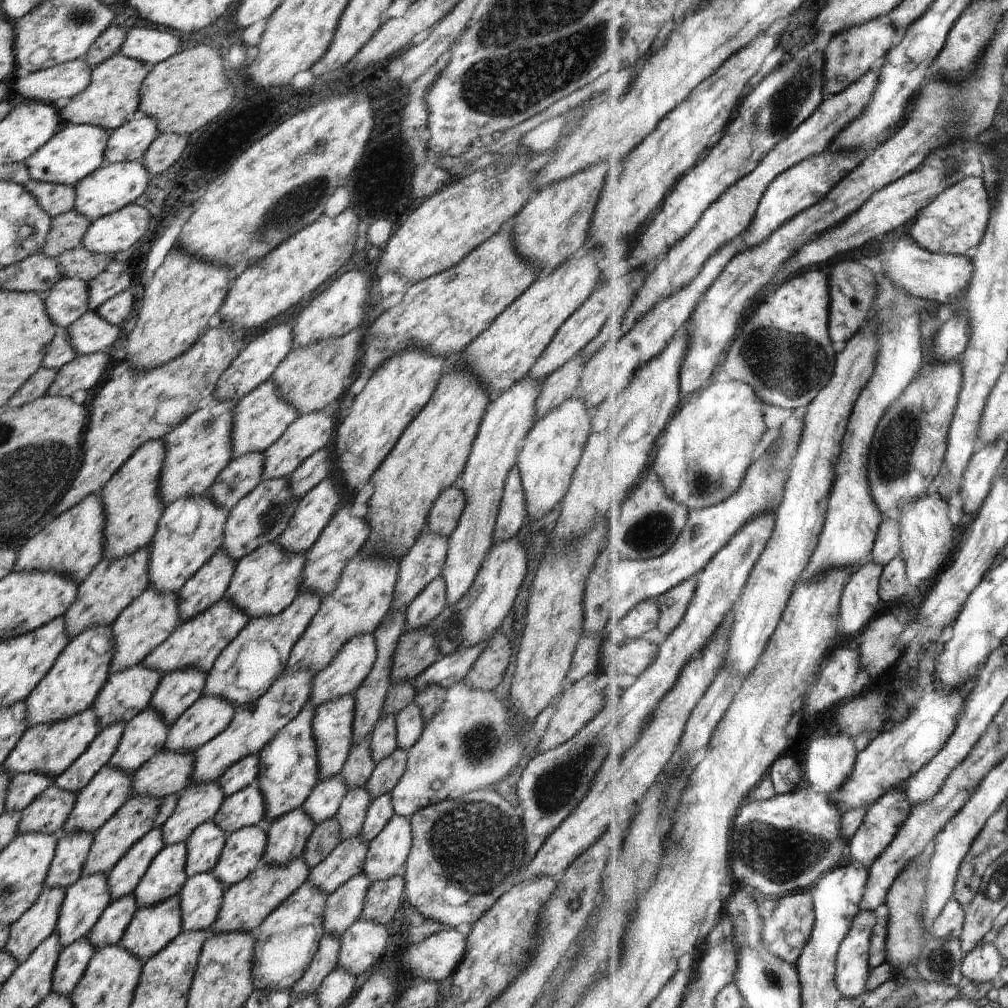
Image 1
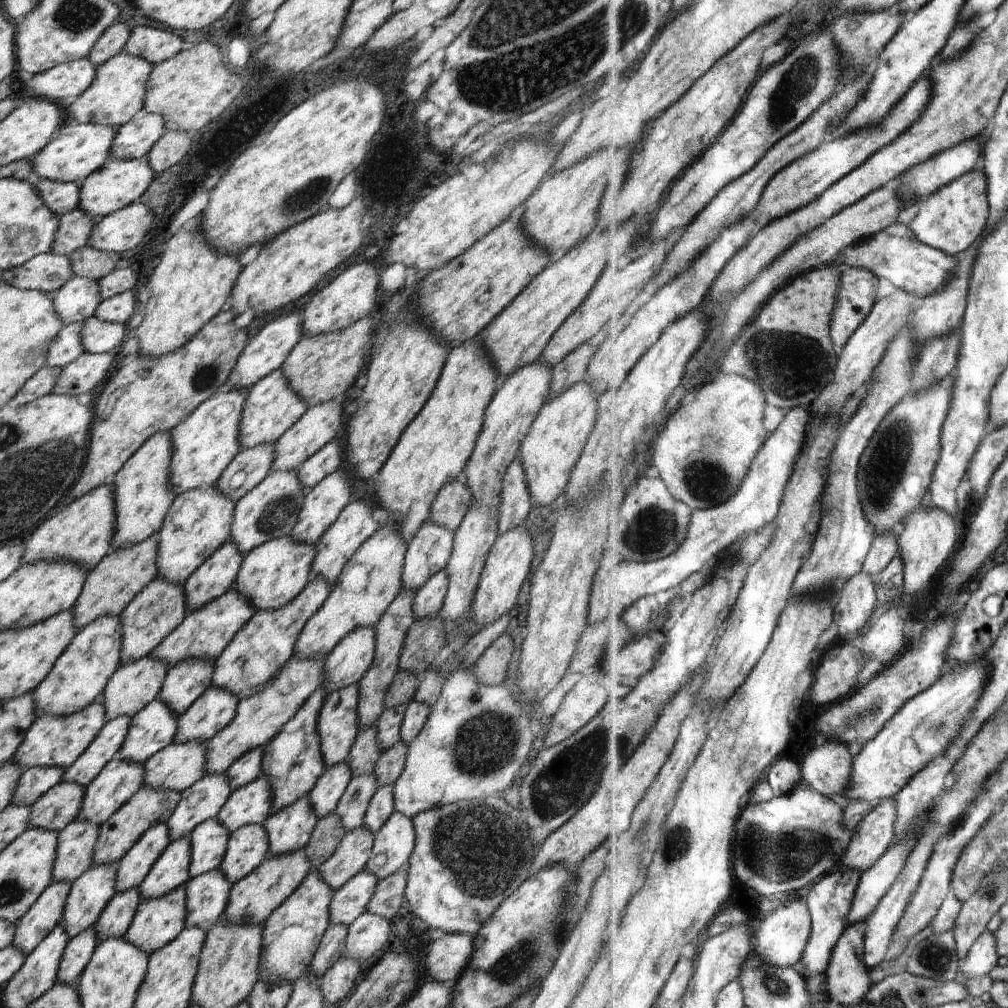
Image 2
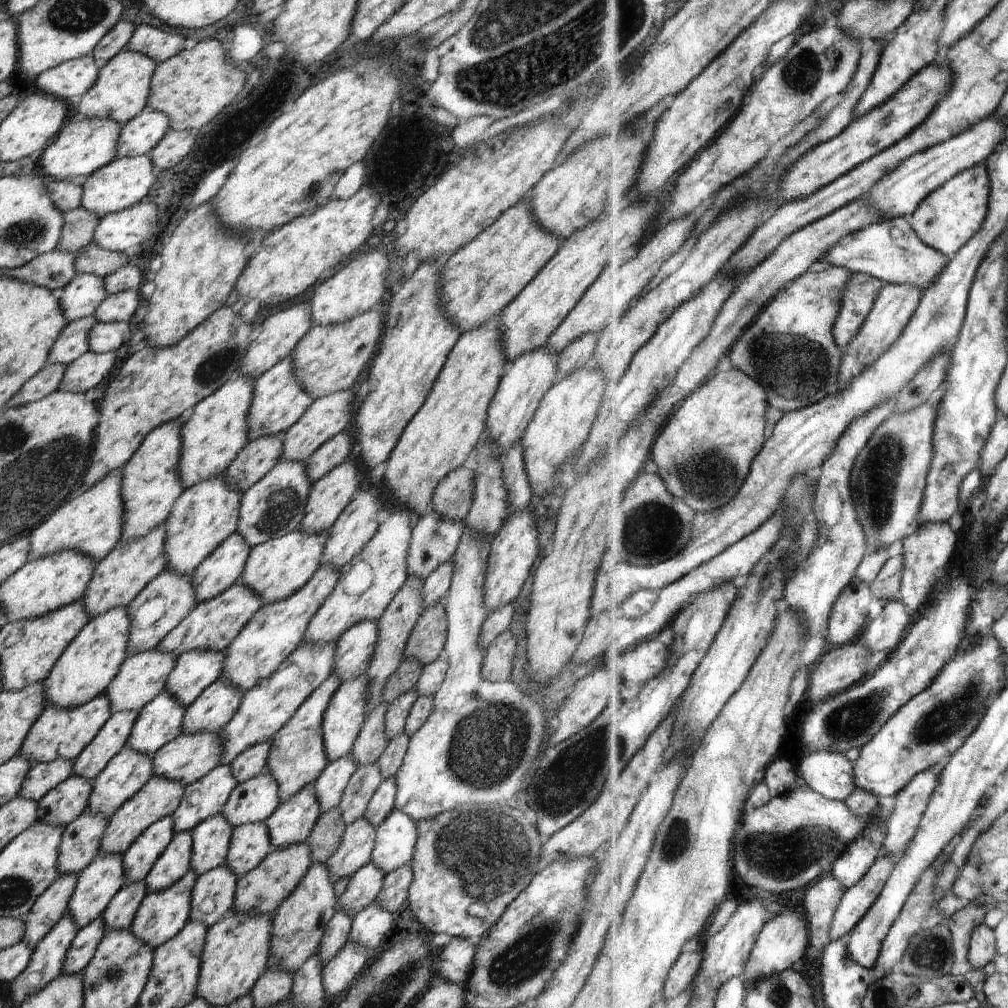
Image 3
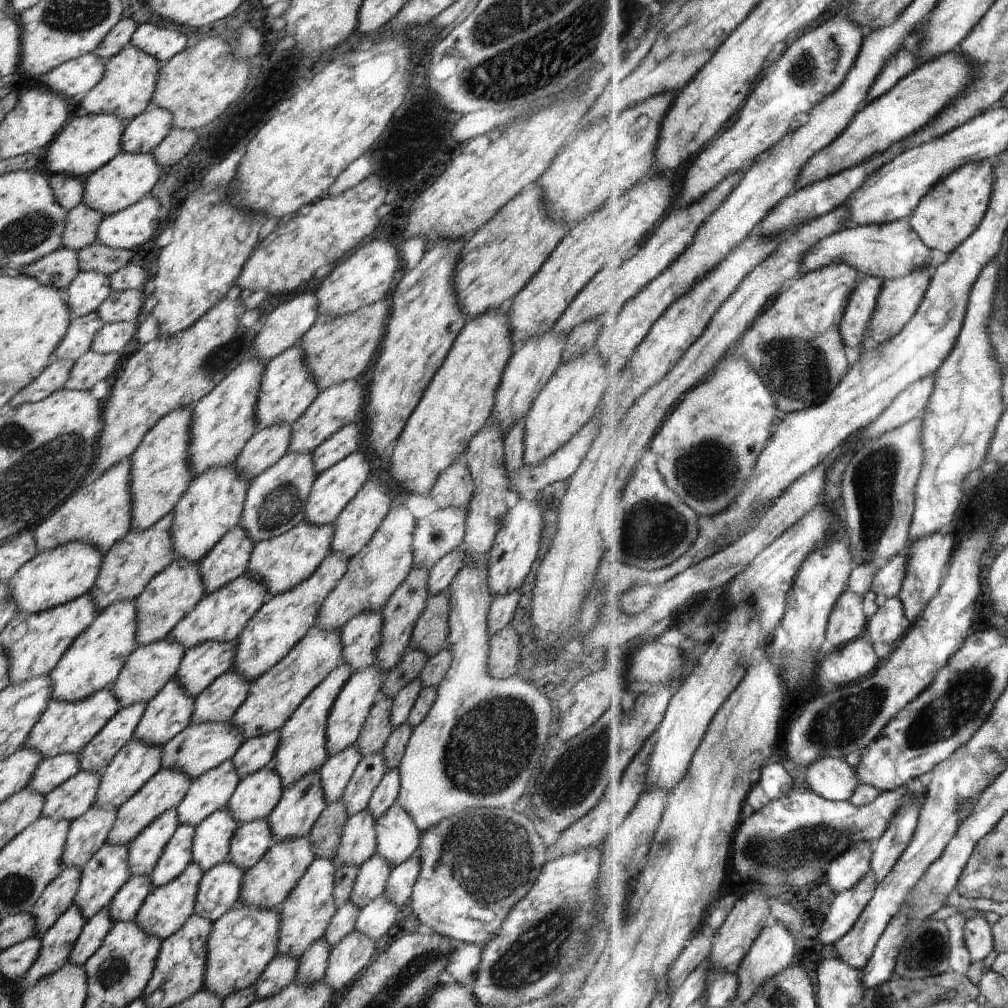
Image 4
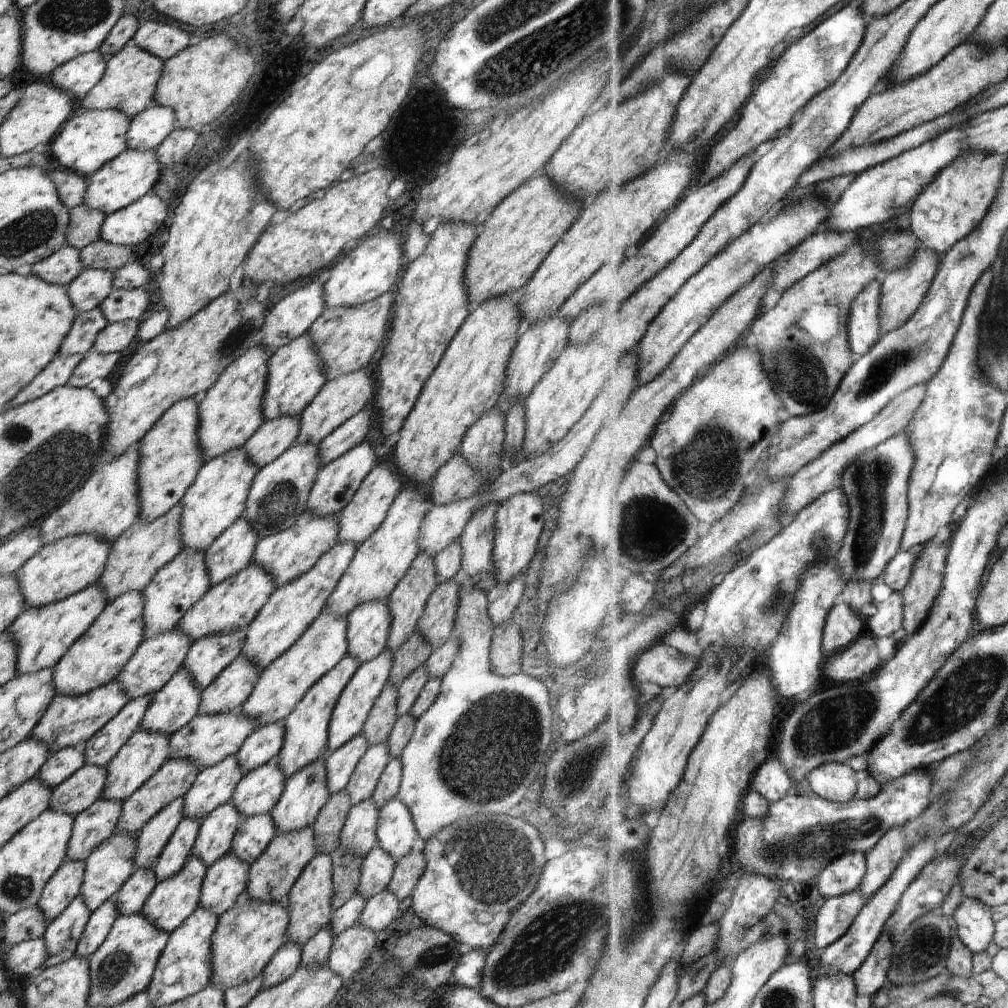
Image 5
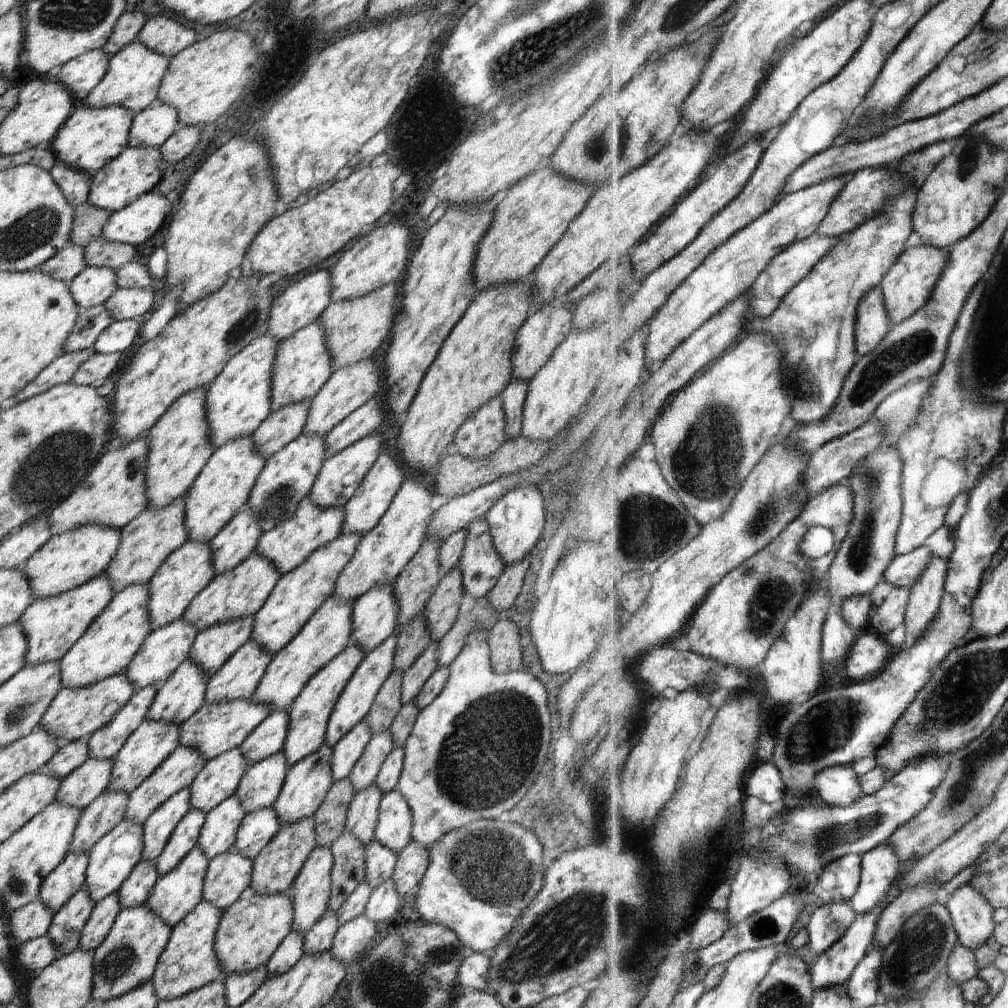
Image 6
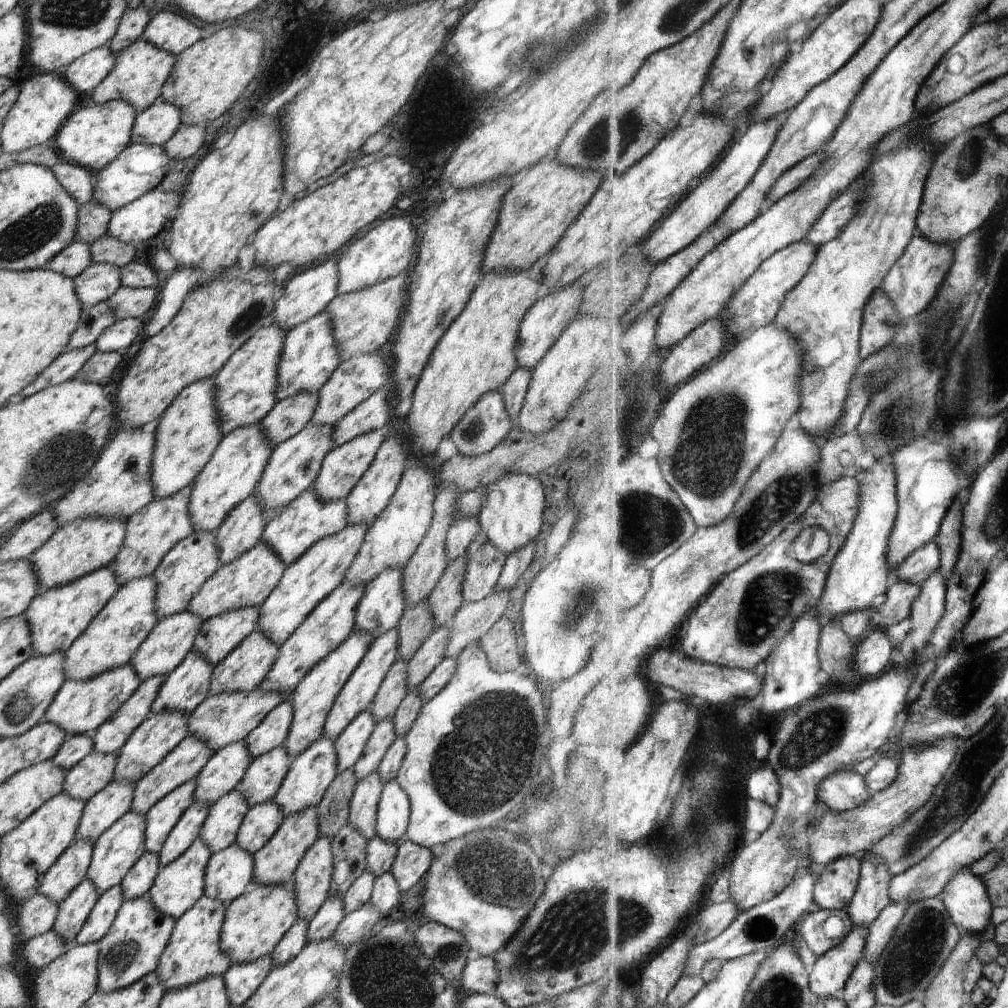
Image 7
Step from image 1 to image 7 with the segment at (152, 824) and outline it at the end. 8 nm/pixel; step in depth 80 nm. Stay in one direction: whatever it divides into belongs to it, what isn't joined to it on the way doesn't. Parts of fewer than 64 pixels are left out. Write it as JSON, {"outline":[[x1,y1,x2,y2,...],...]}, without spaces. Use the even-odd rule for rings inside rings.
{"outline":[[193,735,183,739,175,750,166,756,149,774,146,774,138,783,134,784,131,810,140,815,146,815,156,802,159,802,164,796,173,792,176,788,183,786,191,779,197,779,203,767,214,752,200,740,194,739]]}

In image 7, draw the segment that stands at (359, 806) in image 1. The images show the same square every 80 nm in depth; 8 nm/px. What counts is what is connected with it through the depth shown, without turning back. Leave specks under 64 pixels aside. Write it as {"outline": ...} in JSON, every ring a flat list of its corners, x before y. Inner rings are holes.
{"outline":[[389,717,375,724,374,731,366,742,362,757,352,769,357,781,363,780,379,768,385,753,396,738,392,718]]}

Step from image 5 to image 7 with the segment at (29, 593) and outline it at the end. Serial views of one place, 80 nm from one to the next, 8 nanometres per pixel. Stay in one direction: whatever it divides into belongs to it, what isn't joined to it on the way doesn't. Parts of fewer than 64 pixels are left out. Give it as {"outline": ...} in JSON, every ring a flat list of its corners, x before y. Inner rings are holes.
{"outline":[[113,517,78,518,60,526,50,540,28,558,36,572,40,591,74,582,112,565,124,543,126,526,126,519]]}

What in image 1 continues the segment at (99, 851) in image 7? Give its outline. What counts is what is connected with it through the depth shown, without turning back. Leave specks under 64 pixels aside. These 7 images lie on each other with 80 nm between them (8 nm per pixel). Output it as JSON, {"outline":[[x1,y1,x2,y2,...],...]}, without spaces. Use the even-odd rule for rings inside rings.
{"outline":[[82,874,77,882,68,886,55,931,58,932,58,940,60,940,62,949,80,938,87,937,111,901,112,896,108,890,108,874]]}

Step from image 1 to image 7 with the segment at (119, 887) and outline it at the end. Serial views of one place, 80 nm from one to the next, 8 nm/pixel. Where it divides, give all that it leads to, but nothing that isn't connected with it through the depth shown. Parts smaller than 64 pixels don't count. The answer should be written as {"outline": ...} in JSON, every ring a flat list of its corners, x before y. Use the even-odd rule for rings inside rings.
{"outline":[[191,779,183,786,176,788,156,802,145,815,145,848,148,853,156,855,160,853,166,838,191,806,196,784,196,779]]}

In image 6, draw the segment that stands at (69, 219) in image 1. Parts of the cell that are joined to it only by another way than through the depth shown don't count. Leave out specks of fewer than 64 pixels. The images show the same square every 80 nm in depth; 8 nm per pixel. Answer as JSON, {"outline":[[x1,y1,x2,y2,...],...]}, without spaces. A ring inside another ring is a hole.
{"outline":[[84,203,74,210,74,222,72,224,71,243,86,247,92,240,103,235,110,213,102,208,96,208,92,204]]}

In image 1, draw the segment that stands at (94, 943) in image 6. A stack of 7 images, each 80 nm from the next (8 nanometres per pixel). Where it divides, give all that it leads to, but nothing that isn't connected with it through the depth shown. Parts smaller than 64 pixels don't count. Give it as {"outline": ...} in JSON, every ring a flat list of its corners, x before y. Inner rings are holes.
{"outline":[[88,936,66,946,56,962,52,991,69,996,82,979,90,958,95,954]]}

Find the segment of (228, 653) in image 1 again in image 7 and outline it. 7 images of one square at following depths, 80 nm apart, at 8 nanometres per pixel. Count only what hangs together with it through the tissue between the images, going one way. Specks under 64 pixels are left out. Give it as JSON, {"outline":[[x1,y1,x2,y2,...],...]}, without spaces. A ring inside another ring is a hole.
{"outline":[[348,525,332,537,316,542,300,559,285,569,275,590,259,608,258,631,280,648,326,596,343,581,343,574,355,561,370,525]]}

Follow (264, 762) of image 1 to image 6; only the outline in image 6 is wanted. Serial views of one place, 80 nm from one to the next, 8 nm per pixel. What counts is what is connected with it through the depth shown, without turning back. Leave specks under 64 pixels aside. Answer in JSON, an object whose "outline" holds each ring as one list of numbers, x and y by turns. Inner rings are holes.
{"outline":[[351,641,336,658,332,658,322,670,318,670,302,688,302,692,298,694,298,698,292,702,288,710,288,718,290,718,290,726,283,747,283,754,286,756,286,764,288,769,294,766,296,762,300,762,302,758,306,758,308,754,316,752,322,744,325,744,326,730,328,720,332,715,332,710,344,691,346,684,358,669,358,666,365,658,365,653,356,642]]}

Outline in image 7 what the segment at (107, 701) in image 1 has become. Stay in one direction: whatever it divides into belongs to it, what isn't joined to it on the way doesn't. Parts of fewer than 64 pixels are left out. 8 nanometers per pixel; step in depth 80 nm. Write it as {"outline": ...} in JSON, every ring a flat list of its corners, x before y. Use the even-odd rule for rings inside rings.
{"outline":[[188,609,169,618,158,620,156,627,148,634,129,663,141,683,145,683,148,678,154,676,165,677,171,674,193,650,202,624,204,621,201,620,201,617,191,614]]}

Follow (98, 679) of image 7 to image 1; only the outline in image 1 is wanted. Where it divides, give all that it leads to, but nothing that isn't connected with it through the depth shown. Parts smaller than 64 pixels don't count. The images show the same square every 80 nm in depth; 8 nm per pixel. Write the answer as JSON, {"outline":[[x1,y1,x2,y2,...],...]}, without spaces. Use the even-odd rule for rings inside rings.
{"outline":[[93,705,80,712,80,714,62,720,62,722,48,722,48,724,29,726,20,738,20,742,8,754,8,758,6,758,1,768,11,776,36,772,37,774,48,774,48,776,56,778,86,752,99,732,100,722,98,722,98,716]]}

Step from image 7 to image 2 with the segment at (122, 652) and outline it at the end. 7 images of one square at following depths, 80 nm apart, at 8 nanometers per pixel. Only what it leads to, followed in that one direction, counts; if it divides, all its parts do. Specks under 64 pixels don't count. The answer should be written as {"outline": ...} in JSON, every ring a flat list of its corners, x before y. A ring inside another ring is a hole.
{"outline":[[100,617,77,631,70,646,56,660,50,674,32,691,35,716,68,716,99,700,104,687,121,664,121,623,118,617]]}

